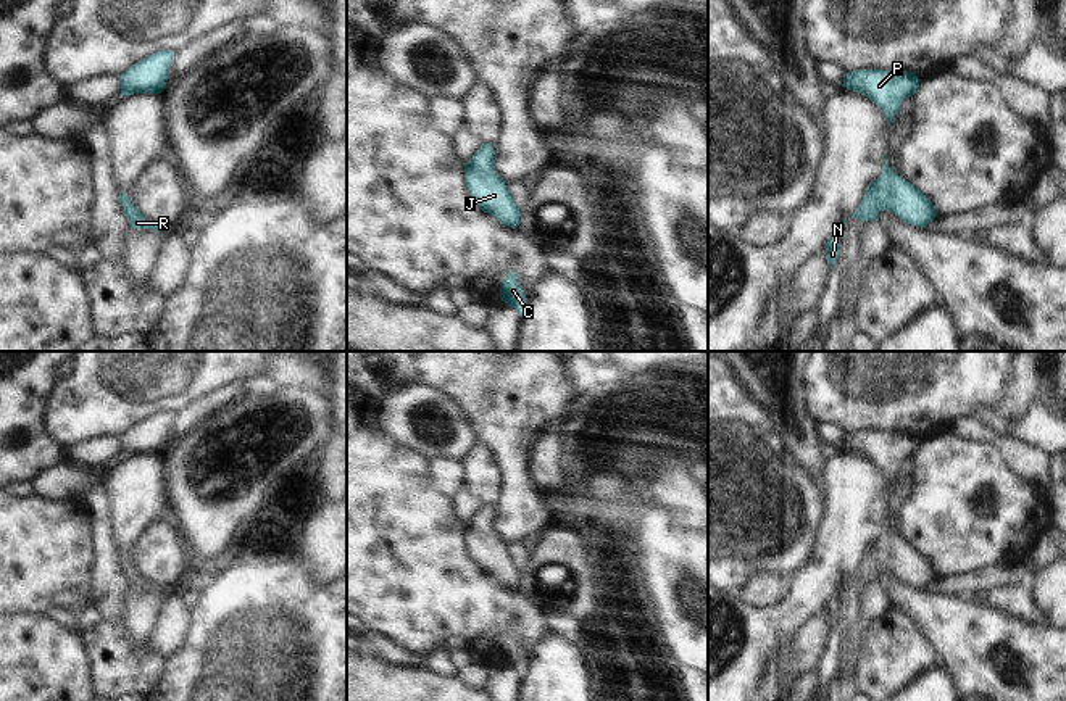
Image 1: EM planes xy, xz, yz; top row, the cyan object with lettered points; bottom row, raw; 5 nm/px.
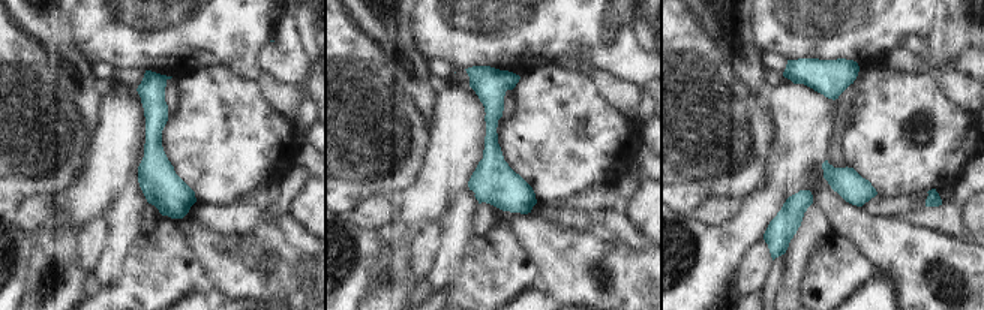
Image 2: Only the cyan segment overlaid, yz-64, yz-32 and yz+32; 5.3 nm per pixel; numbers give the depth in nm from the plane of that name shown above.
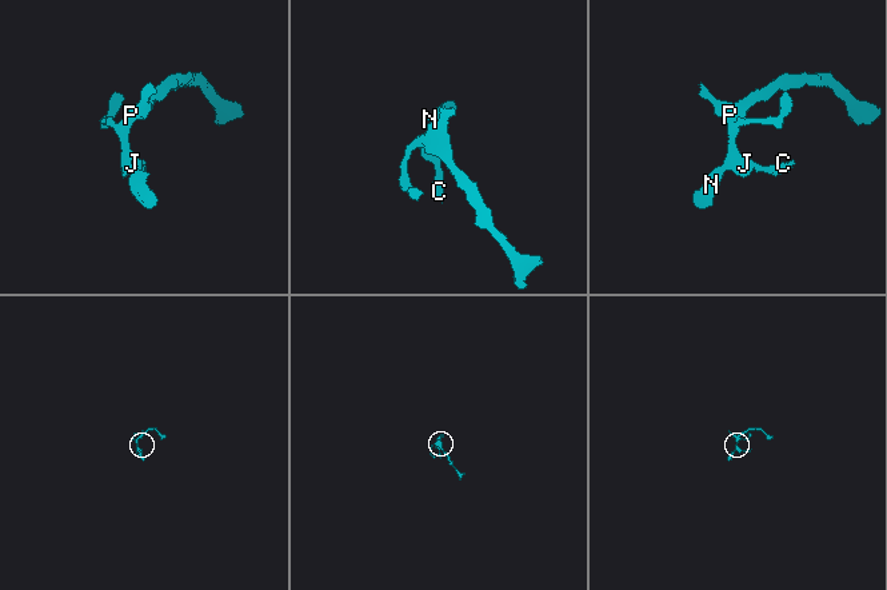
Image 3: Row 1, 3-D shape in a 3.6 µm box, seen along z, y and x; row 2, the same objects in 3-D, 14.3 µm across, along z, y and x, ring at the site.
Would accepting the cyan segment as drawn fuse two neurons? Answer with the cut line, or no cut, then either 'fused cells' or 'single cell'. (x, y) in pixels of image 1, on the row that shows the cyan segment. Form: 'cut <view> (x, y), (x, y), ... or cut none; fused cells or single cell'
cut none; single cell

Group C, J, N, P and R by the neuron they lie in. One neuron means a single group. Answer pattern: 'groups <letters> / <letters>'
groups C J N P R

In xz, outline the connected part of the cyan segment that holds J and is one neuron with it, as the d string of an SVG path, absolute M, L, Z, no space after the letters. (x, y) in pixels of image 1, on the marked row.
M482 143L464 163L464 184L473 201L508 227L519 226L519 208L506 190L506 182L493 169L493 143Z

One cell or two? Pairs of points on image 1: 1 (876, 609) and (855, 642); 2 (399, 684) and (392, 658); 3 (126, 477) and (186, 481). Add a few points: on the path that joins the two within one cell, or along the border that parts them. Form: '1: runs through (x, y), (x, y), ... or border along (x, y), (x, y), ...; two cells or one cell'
1: runs through (868, 618), (857, 634); one cell
2: border along (363, 655), (383, 658), (391, 664), (421, 669); two cells
3: border along (162, 472), (168, 516); two cells

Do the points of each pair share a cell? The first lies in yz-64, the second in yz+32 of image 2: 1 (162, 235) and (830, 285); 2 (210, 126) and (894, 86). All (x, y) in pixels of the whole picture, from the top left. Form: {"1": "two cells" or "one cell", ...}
{"1": "one cell", "2": "one cell"}

